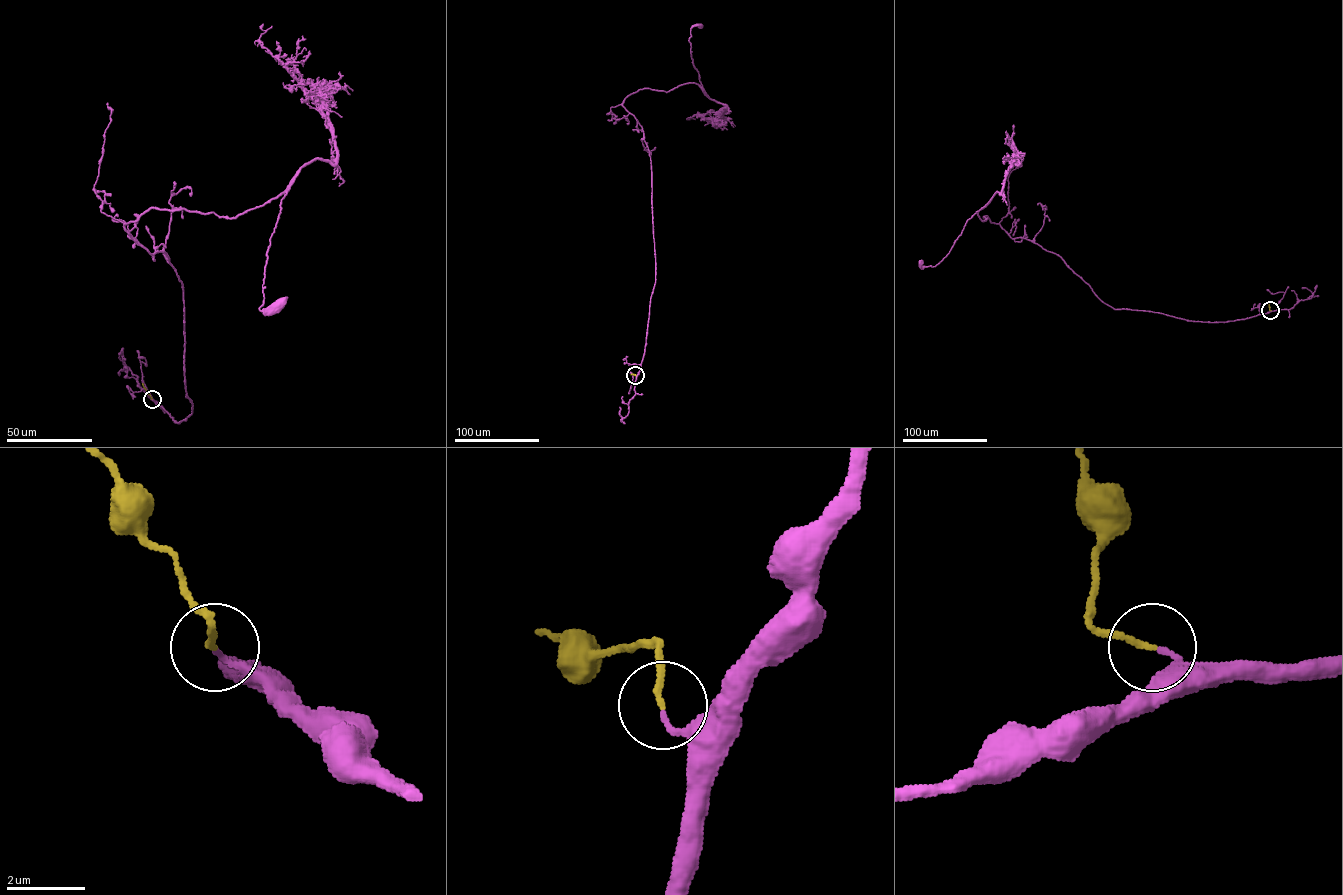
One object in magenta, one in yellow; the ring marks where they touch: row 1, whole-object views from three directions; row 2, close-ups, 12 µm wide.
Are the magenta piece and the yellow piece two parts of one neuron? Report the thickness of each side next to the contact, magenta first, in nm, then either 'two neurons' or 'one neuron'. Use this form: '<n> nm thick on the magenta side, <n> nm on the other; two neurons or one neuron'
130 nm thick on the magenta side, 150 nm on the other; one neuron

